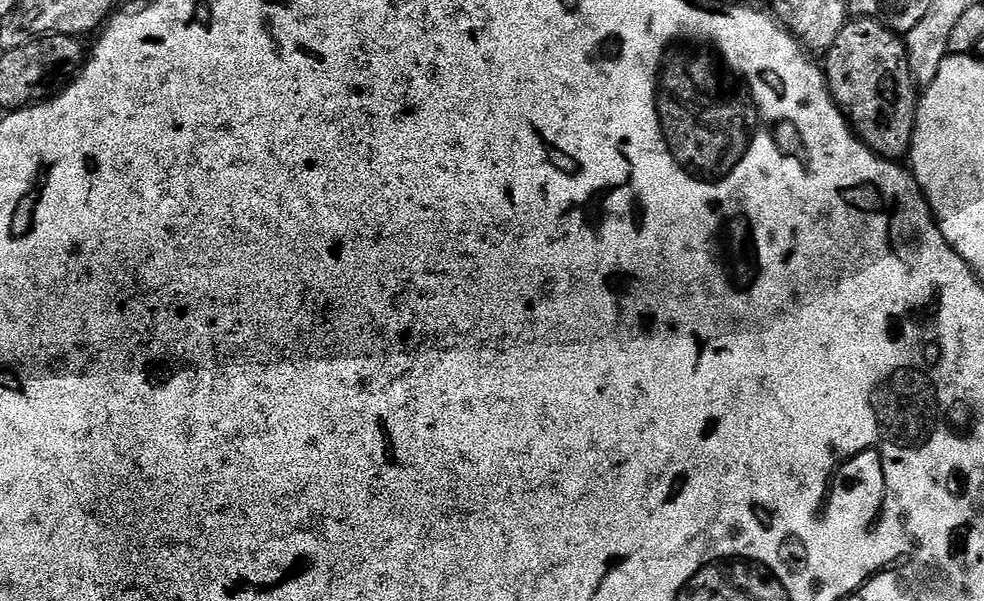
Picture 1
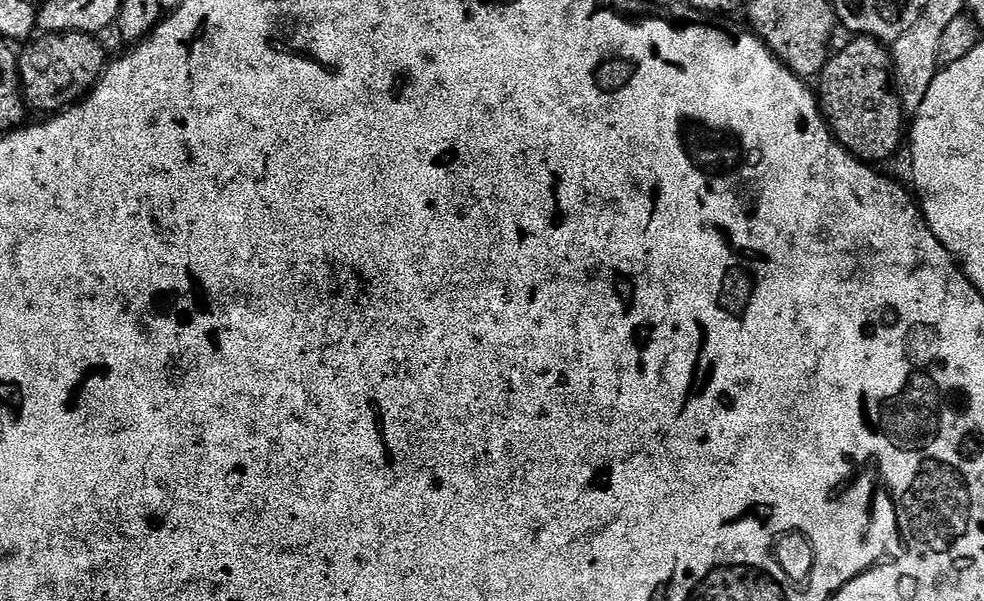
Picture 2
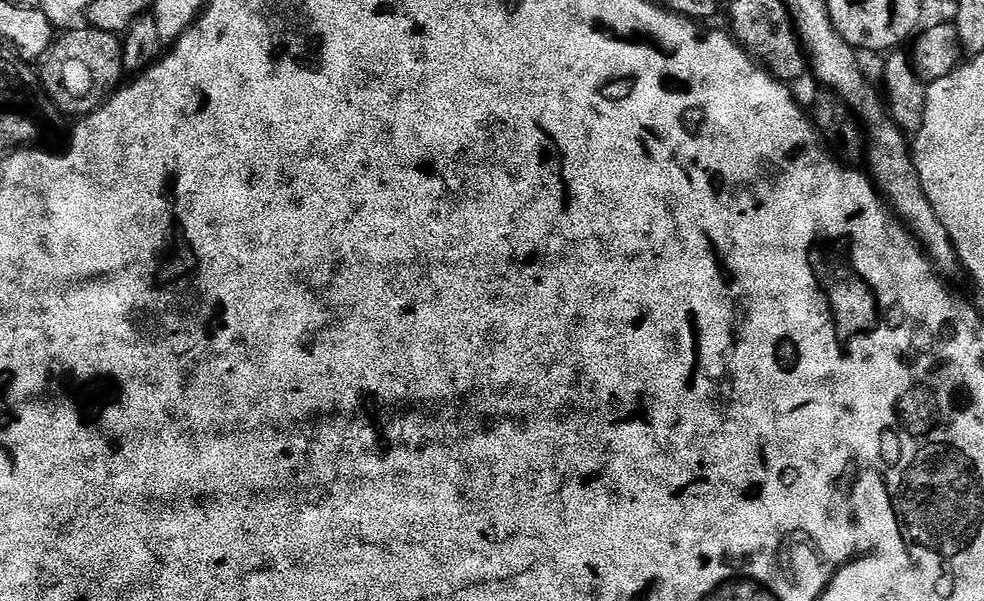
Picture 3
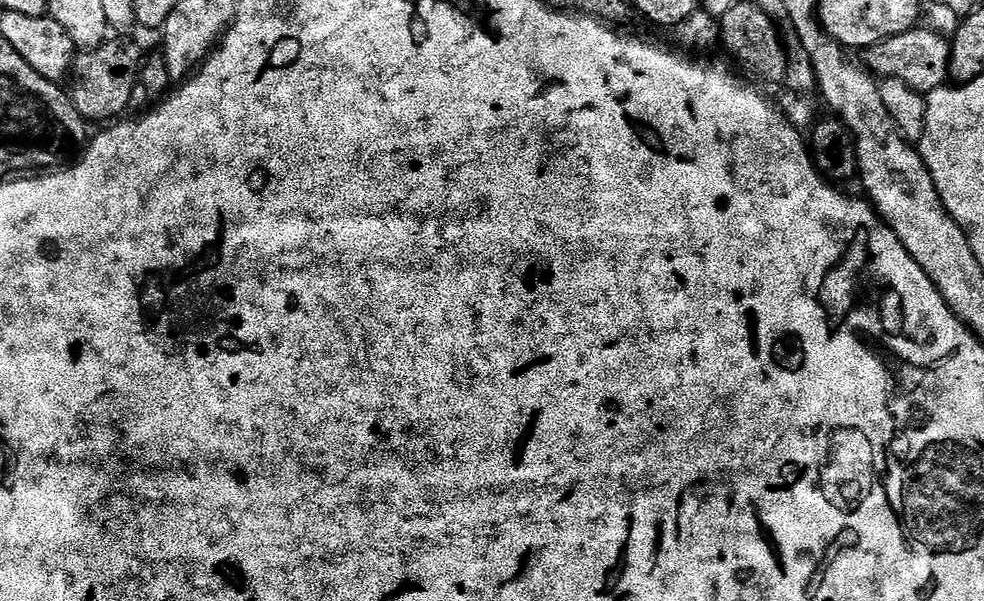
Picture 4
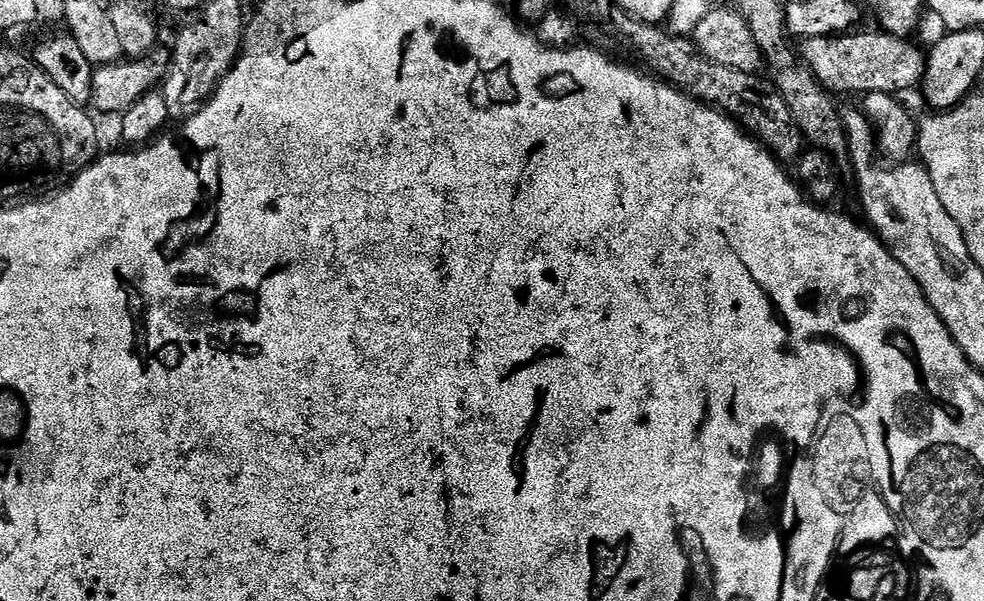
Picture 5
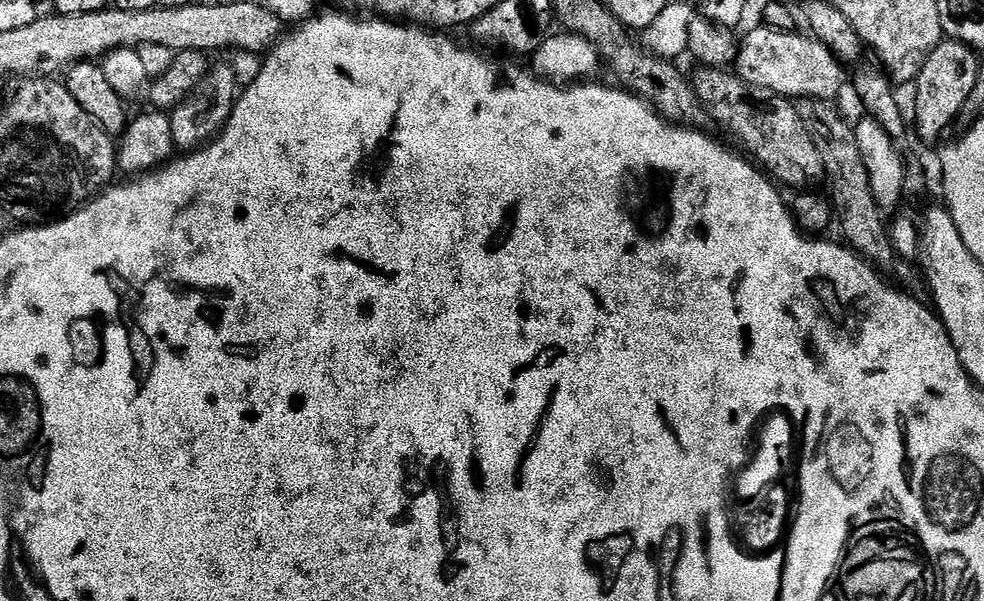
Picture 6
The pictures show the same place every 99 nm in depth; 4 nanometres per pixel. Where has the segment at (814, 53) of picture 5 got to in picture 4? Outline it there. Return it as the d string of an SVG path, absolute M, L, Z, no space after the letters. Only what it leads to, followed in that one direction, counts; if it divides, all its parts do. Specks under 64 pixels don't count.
M917 26L894 38L886 38L880 44L863 49L862 64L877 78L897 79L898 82L905 83L910 90L927 94L936 88L945 87L946 81L949 79L948 63L951 49L949 37Z

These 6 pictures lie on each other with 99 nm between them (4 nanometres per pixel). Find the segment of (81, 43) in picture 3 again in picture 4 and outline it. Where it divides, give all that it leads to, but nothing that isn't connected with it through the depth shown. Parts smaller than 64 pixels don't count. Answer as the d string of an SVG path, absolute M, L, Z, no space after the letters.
M109 38L97 48L81 51L70 69L70 95L78 114L88 122L112 122L123 117L132 107L130 94L134 94L134 82L140 73L141 63L139 46L131 44L128 38Z

